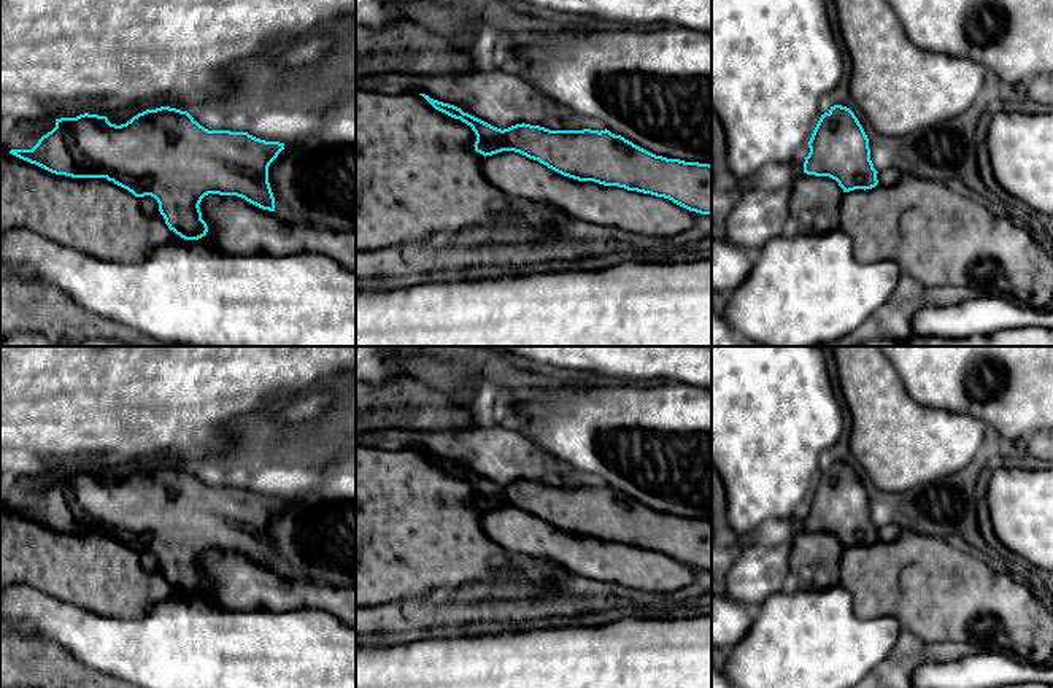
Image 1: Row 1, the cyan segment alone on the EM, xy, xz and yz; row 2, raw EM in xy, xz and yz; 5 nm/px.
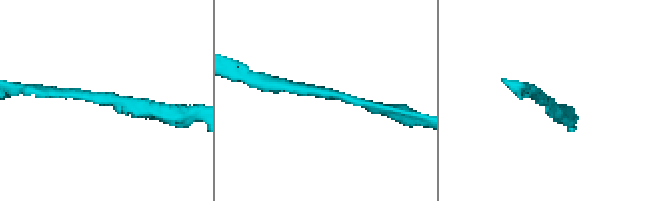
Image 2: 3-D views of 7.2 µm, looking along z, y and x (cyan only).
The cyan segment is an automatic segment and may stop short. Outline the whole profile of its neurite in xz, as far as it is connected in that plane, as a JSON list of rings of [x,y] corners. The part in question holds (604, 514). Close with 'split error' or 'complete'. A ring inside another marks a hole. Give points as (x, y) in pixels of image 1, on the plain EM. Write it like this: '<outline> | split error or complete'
[[[419,451],[435,466],[470,481],[476,491],[475,507],[484,513],[515,507],[578,537],[664,553],[712,572],[710,520],[656,512],[607,485],[550,486],[523,478],[502,486],[454,461]]] | complete

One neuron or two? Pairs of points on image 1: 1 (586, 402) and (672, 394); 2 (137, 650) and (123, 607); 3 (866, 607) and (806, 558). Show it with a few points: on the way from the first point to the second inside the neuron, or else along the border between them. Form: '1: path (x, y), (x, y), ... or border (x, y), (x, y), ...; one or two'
1: path (607, 404), (651, 404); one
2: border (161, 602), (124, 618), (102, 617), (89, 610); two
3: border (844, 548), (839, 583); two

